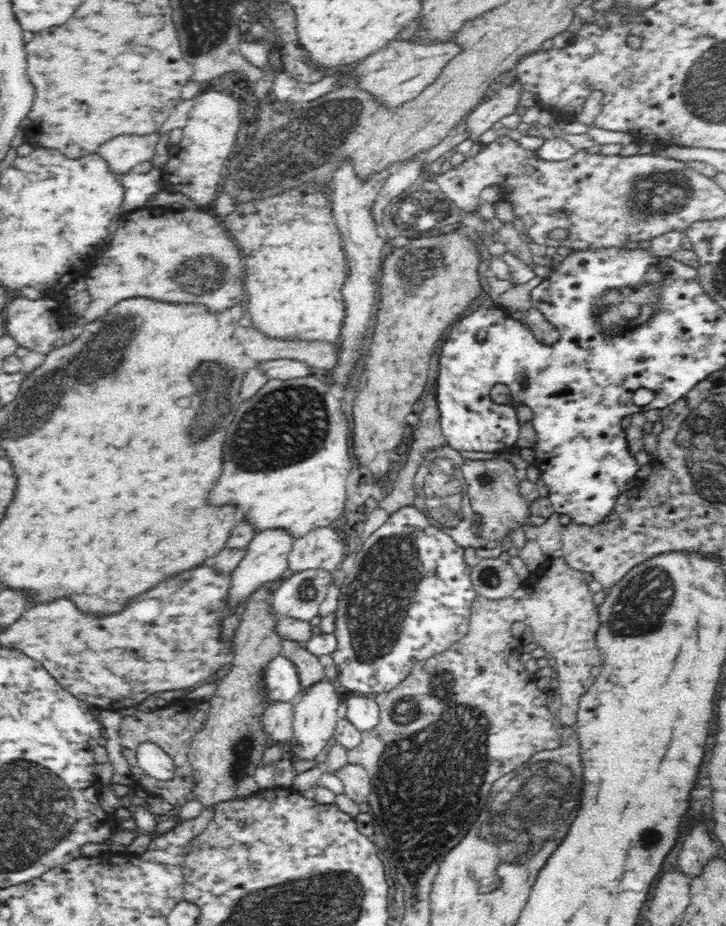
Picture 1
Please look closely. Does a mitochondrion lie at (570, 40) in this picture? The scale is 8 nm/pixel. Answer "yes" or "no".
no

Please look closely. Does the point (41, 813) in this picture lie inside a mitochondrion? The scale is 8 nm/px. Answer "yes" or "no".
yes

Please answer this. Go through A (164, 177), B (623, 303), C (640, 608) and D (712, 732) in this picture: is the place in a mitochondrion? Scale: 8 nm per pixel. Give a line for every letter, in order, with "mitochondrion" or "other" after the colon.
A: other
B: mitochondrion
C: mitochondrion
D: other

